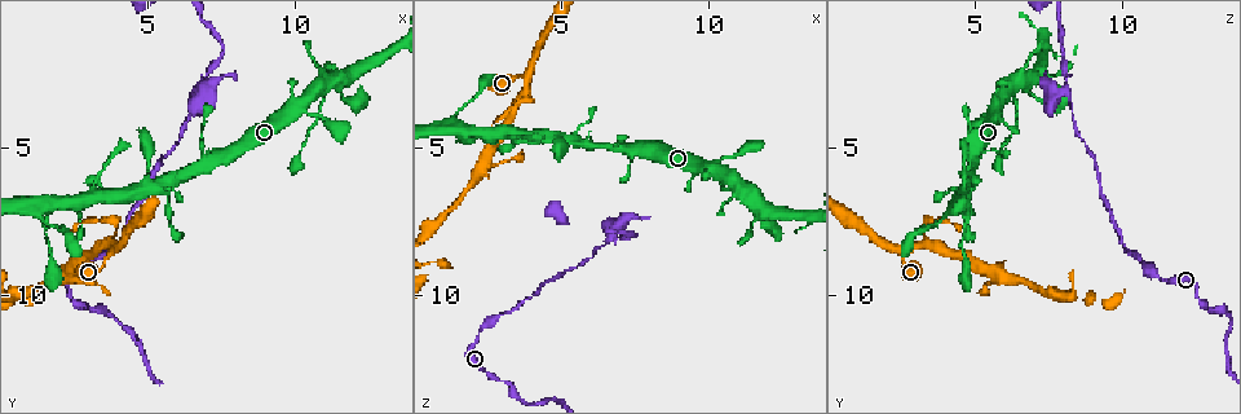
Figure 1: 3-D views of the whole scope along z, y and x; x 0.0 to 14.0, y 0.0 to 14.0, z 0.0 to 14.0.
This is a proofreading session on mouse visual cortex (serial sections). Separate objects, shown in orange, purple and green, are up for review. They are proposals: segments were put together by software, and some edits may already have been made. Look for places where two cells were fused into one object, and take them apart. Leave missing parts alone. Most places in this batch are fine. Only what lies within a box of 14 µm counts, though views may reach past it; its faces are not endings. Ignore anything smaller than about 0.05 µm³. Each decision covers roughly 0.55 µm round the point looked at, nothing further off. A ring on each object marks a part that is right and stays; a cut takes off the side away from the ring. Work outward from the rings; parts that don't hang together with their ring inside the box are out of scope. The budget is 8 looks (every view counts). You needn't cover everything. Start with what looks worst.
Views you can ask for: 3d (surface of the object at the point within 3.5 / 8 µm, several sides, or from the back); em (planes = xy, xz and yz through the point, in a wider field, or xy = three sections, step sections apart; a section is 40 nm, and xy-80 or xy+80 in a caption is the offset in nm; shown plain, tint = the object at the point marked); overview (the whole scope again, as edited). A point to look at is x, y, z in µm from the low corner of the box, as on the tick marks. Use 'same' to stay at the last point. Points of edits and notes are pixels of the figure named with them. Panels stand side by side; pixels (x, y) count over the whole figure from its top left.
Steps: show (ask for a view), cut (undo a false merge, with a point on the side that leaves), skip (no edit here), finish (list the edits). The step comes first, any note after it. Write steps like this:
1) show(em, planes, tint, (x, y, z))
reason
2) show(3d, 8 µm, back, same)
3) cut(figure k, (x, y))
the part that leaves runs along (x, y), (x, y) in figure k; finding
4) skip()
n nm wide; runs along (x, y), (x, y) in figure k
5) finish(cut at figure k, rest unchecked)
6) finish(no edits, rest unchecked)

show(3d, 8 µm, (3.9, 7.7, 3.3))
thick turns thin

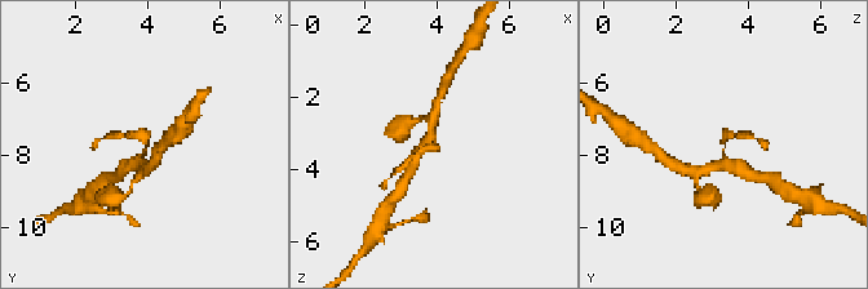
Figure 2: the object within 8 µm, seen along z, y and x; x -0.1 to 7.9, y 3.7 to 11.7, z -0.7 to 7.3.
show(em, xy, step 3, tint, (4.0, 7.8, 3.3))

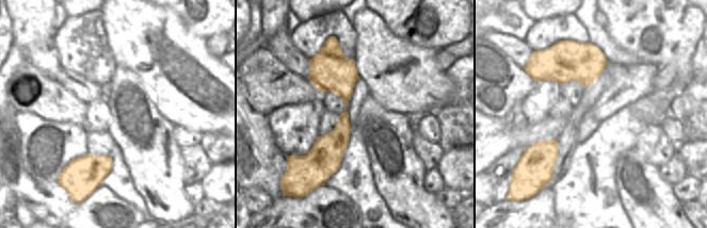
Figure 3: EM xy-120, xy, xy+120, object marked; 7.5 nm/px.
skip()
200 nm wide; runs along (334, 45), (346, 112), (326, 176) in figure 3; continuous, no second cell

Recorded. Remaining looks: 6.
show(3d, 3.5 µm, (10.9, 4.2, 5.2))
sudden change in width

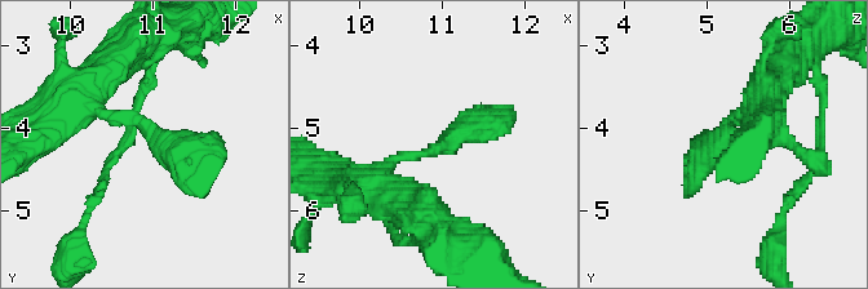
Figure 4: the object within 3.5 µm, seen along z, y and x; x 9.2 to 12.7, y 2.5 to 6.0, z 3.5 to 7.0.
show(em, planes, tint, (11.00, 4.10, 5.20))

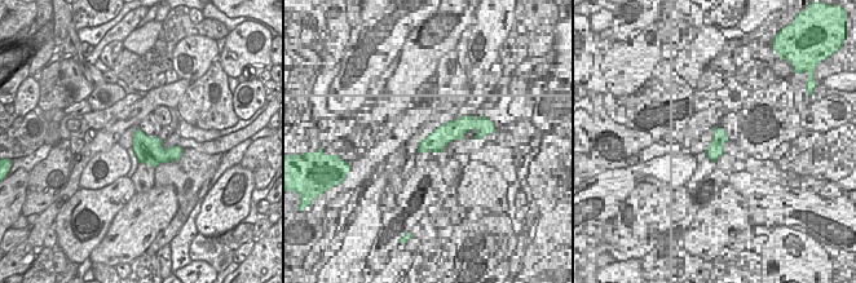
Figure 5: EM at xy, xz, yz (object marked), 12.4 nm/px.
show(em, xy, step 5, tint, same)
another direction

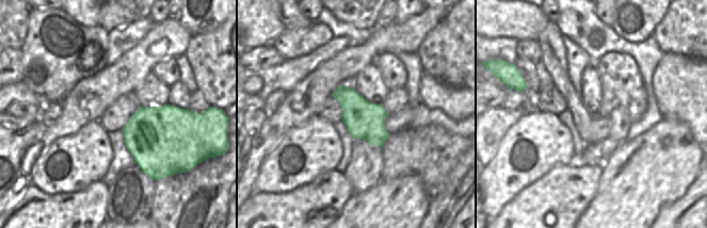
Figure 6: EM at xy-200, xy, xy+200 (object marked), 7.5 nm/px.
skip()
runs along (74, 93), (138, 120), (202, 195) in figure 4; continuous, no second cell

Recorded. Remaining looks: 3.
show(3d, 8 µm, (6.8, 3.1, 7.6))
calibre changes

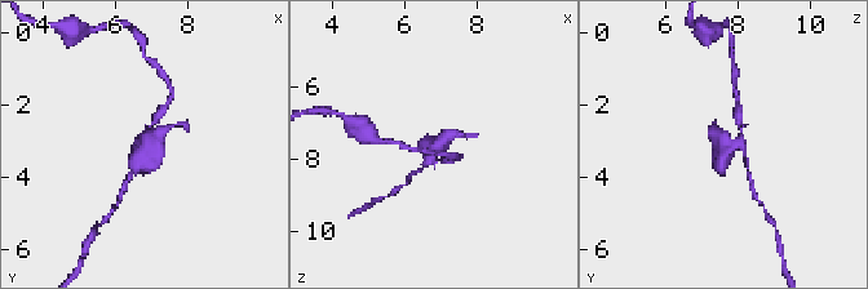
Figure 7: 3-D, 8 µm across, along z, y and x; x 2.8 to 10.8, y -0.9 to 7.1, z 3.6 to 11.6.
show(em, xy, step 1, tint, (6.9, 3.1, 7.8))
need the tissue

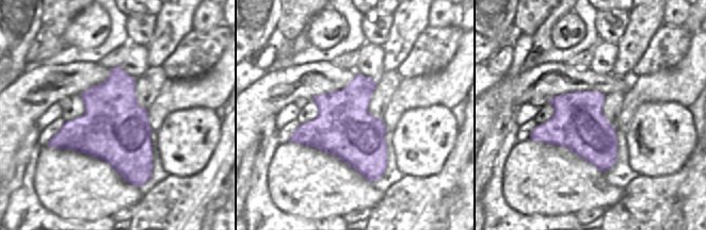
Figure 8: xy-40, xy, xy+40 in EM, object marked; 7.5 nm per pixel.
skip()
one cell here

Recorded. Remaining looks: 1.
finish(no edits, rest unchecked)

